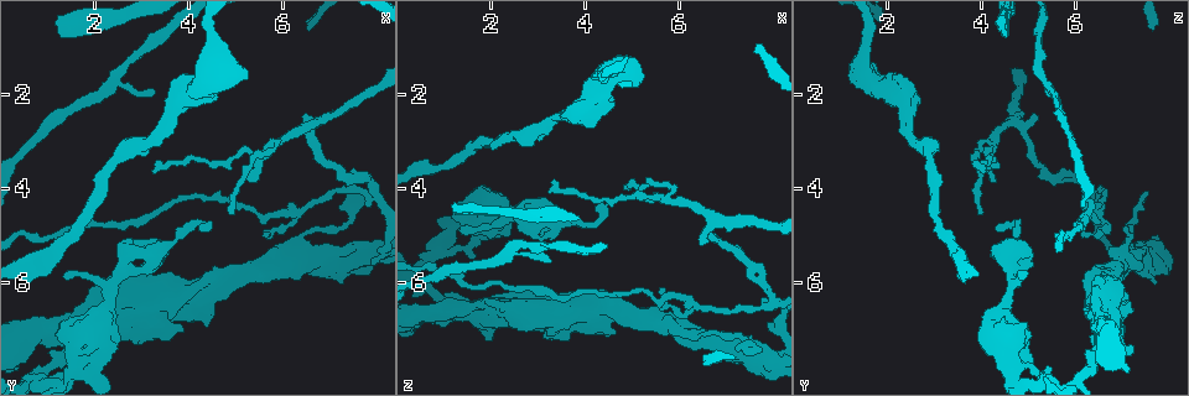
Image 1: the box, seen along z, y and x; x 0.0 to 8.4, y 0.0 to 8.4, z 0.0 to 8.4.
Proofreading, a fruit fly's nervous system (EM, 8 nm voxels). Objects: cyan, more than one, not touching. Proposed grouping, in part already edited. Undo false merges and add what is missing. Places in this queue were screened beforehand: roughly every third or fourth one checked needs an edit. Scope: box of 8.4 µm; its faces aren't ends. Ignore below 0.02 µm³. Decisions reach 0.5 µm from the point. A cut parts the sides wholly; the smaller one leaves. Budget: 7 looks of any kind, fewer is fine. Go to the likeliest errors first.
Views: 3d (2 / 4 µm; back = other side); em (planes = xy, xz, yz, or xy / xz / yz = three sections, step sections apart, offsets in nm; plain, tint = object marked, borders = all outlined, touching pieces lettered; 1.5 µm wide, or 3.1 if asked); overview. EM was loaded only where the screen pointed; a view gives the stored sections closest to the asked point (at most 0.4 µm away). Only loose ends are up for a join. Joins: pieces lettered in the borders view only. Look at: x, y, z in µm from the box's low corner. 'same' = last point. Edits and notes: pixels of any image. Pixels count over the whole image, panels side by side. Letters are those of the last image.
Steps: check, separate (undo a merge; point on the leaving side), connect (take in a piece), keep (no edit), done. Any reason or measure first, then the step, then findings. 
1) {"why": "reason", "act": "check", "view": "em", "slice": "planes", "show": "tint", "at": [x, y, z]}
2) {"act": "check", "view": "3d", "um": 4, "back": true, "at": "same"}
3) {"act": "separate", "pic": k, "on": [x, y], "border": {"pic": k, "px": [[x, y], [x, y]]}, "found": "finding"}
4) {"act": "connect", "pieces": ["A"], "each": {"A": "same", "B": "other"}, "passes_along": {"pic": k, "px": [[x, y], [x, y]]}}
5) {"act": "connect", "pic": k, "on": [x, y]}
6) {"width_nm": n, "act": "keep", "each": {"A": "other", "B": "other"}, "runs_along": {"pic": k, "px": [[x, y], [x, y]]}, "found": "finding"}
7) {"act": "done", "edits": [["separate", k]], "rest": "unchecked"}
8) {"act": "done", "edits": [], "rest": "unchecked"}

{"why": "free end", "act": "check", "view": "em", "slice": "xz", "step": 8, "show": "borders", "at": [1.30, 0.70, 4.55]}

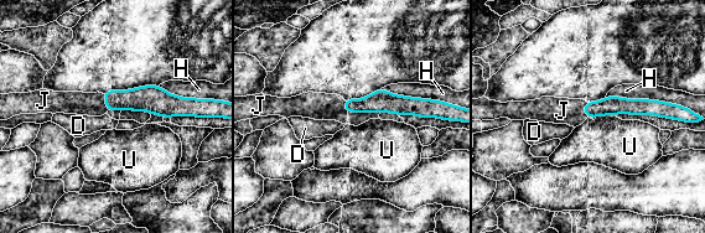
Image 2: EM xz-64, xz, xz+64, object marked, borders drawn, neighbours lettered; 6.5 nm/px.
{"act": "check", "view": "em", "slice": "planes", "show": "borders", "at": "same"}

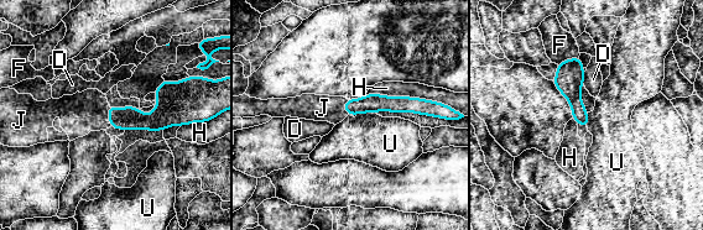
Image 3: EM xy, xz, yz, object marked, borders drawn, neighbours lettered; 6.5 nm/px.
{"act": "connect", "pieces": ["J"], "each": {"D": "other", "F": "other", "H": "other", "J": "same", "U": "other"}, "found": "it goes on there"}

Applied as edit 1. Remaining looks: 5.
{"why": "see it whole again", "act": "check", "view": "overview"}

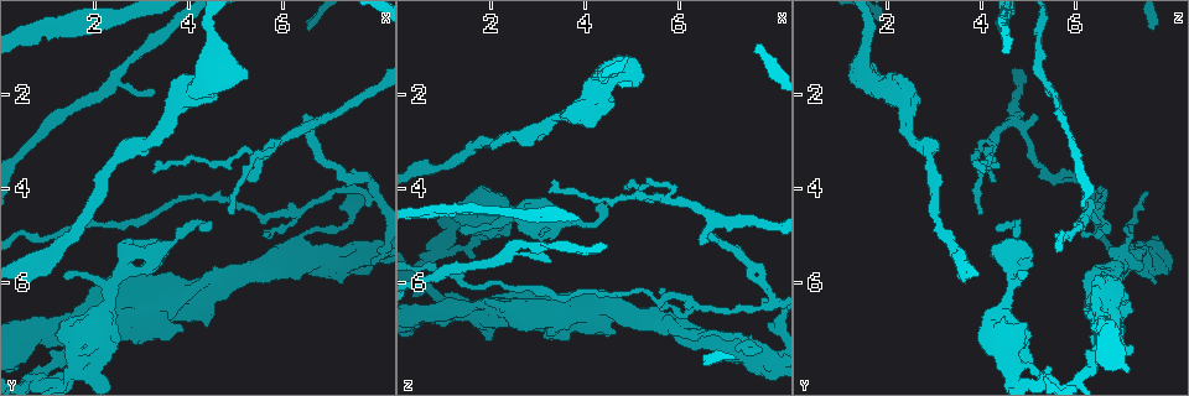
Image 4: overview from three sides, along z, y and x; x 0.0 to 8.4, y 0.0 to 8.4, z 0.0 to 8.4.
{"why": "closes a loop", "act": "check", "view": "3d", "um": 4, "back": true, "at": [3.70, 5.10, 4.70]}

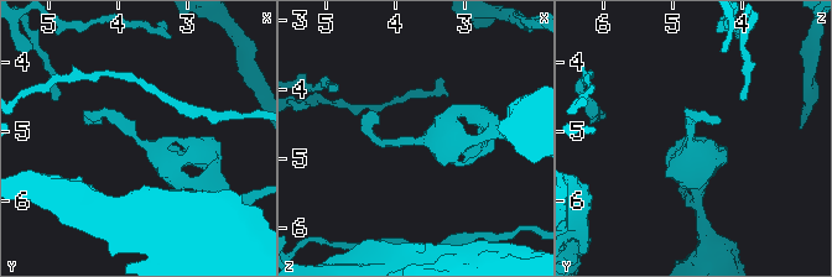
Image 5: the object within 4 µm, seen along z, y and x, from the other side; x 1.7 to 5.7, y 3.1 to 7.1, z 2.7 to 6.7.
{"why": "need the tissue", "act": "check", "view": "em", "slice": "planes", "show": "tint", "at": [3.70, 5.15, 4.75]}

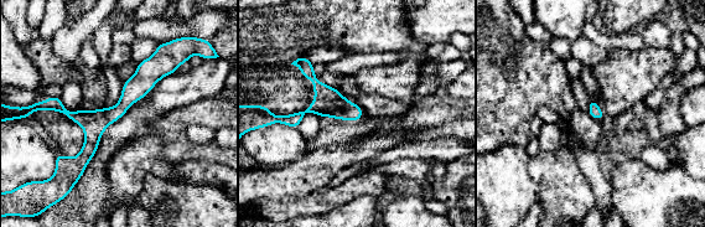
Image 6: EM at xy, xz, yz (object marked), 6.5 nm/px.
{"act": "check", "view": "em", "slice": "planes", "show": "borders", "at": "same"}

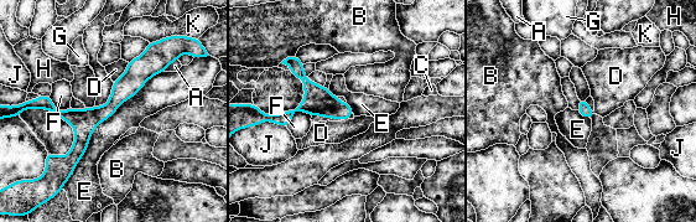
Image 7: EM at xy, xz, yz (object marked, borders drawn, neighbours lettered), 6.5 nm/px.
{"longest_contact_nm": ["E", 1000], "act": "keep", "each": {"A": "other", "B": "other", "C": "other", "D": "other", "E": "other", "F": "other", "G": "other", "H": "other", "J": "other", "K": "other"}, "runs_along": {"pic": 7, "px": [[165, 62], [95, 115], [35, 104]]}, "found": "one neuron here"}

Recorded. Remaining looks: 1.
{"act": "check", "view": "em", "slice": "planes", "show": "borders", "at": [5.40, 3.85, 4.20]}

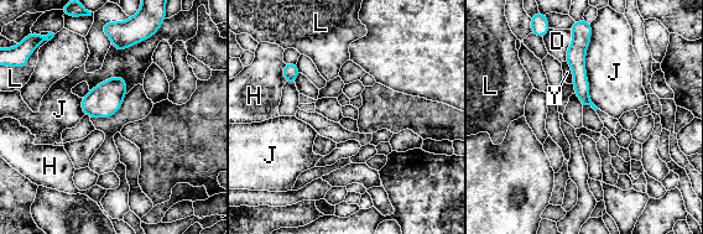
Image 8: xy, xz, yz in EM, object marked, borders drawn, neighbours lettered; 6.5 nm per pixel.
{"act": "keep", "each": {"D": "other", "H": "other", "J": "other", "L": "other", "Y": "other"}, "border": {"pic": 8, "px": [[566, 61], [571, 69], [573, 83]]}, "found": "no lettered piece goes on from it"}

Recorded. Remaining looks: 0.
{"act": "done", "edits": [["connect", 3]], "rest": "unchecked"}

